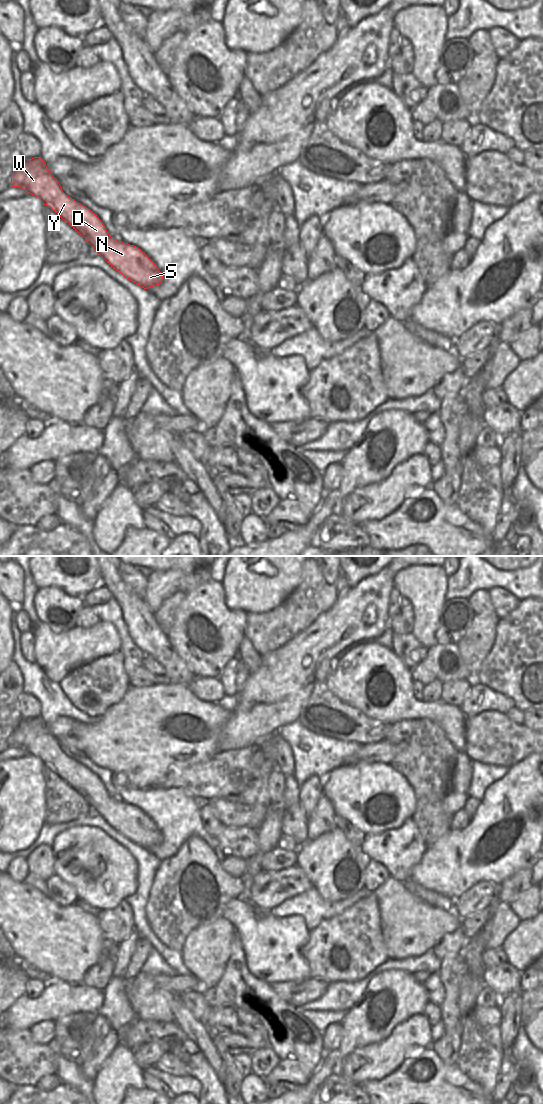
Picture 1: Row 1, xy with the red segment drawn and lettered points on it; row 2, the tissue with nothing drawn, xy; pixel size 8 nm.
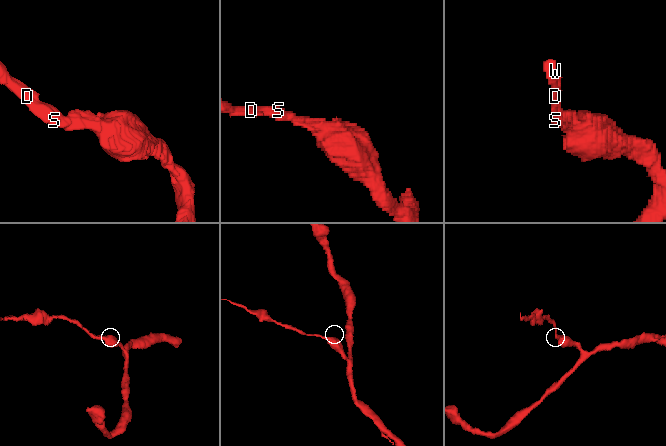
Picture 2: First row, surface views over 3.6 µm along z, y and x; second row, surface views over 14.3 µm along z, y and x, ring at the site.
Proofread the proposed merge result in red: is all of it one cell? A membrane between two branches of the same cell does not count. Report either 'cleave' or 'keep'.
keep

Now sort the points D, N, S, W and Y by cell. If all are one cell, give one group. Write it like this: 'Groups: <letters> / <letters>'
Groups: D N S W Y.

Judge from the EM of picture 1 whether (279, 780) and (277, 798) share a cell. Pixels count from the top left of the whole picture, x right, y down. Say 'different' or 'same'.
same

